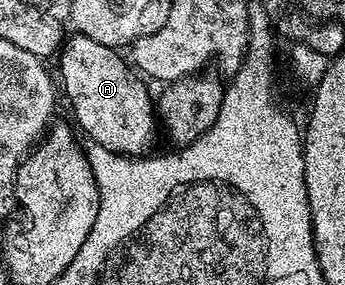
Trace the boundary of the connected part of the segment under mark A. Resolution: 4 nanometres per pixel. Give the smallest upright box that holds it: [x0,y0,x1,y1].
[59,33,159,156]

